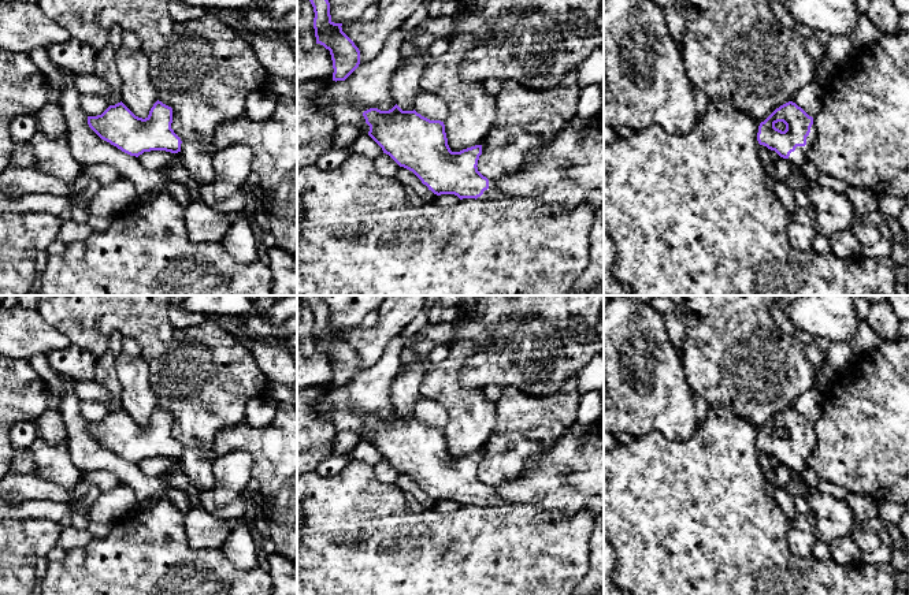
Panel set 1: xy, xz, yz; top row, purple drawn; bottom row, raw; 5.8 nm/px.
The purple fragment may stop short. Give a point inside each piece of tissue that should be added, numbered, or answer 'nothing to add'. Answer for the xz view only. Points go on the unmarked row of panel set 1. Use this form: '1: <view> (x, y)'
1: xz (566, 476)

